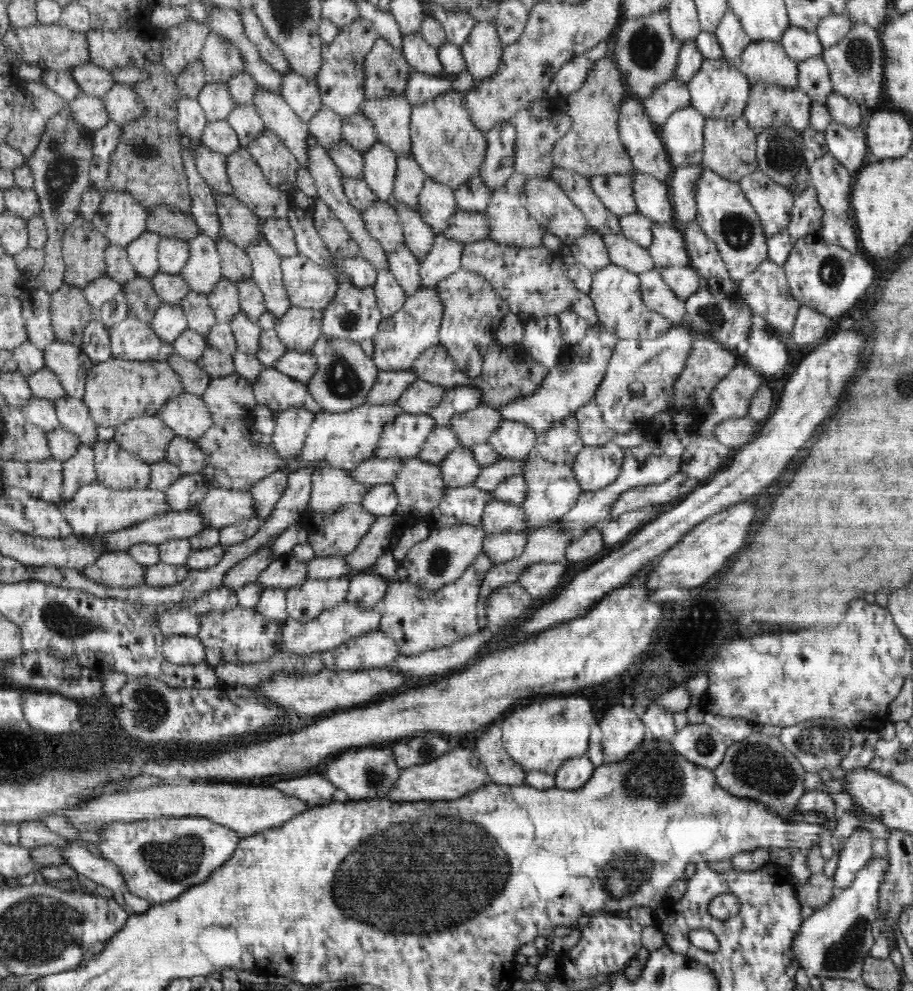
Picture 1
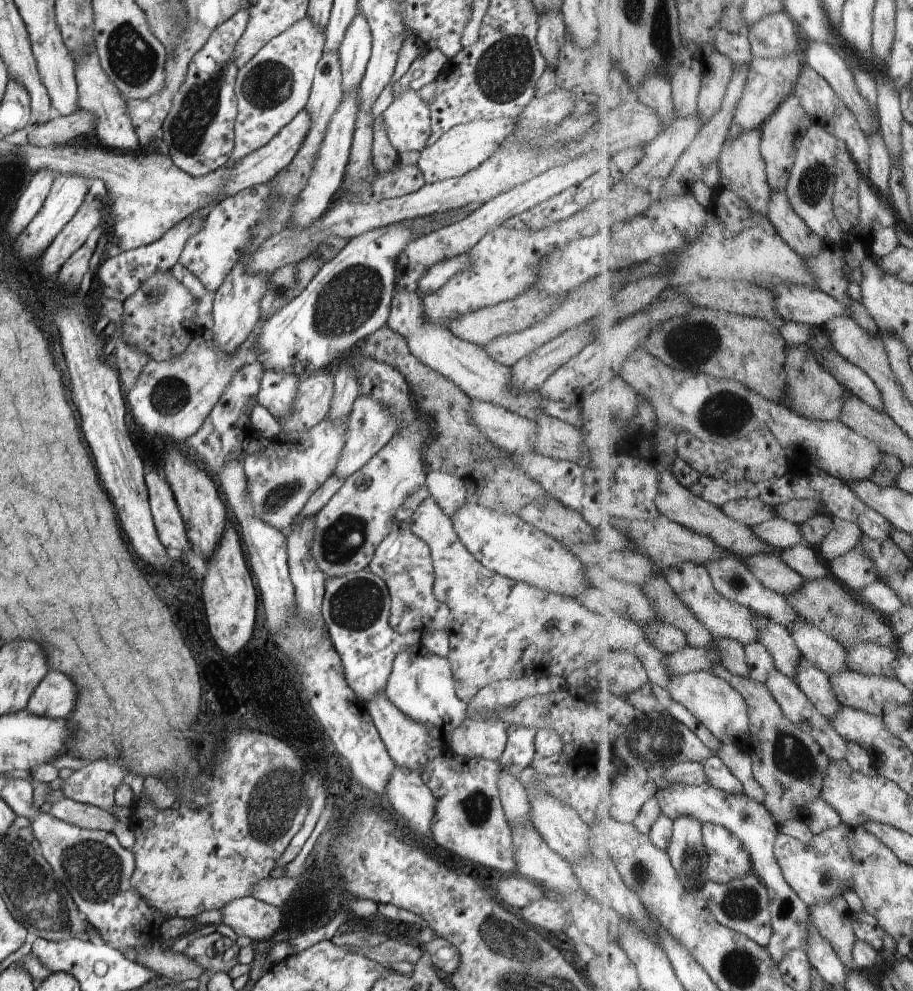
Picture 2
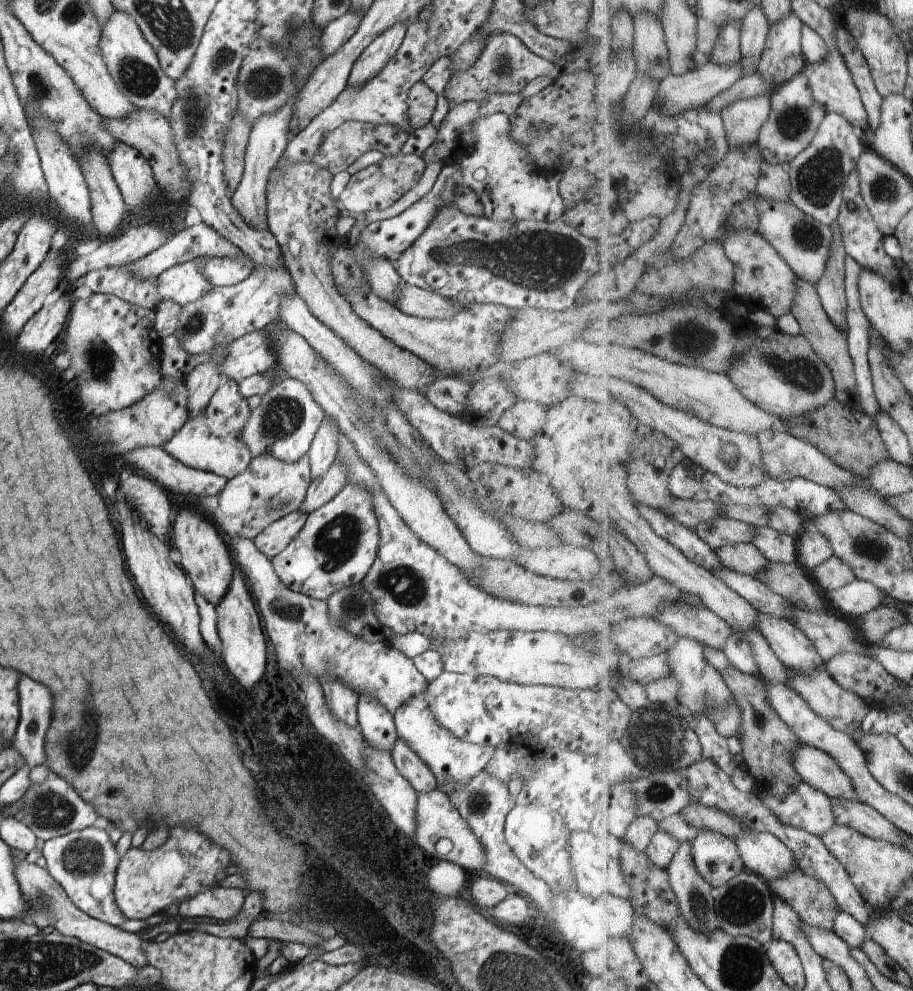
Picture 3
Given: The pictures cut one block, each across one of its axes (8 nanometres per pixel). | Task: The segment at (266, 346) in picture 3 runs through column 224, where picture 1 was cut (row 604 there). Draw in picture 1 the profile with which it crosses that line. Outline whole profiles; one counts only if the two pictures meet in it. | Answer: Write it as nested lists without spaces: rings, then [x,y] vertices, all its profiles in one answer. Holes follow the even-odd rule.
[[[371,570],[354,572],[350,578],[346,601],[365,608],[381,604],[389,581]]]

